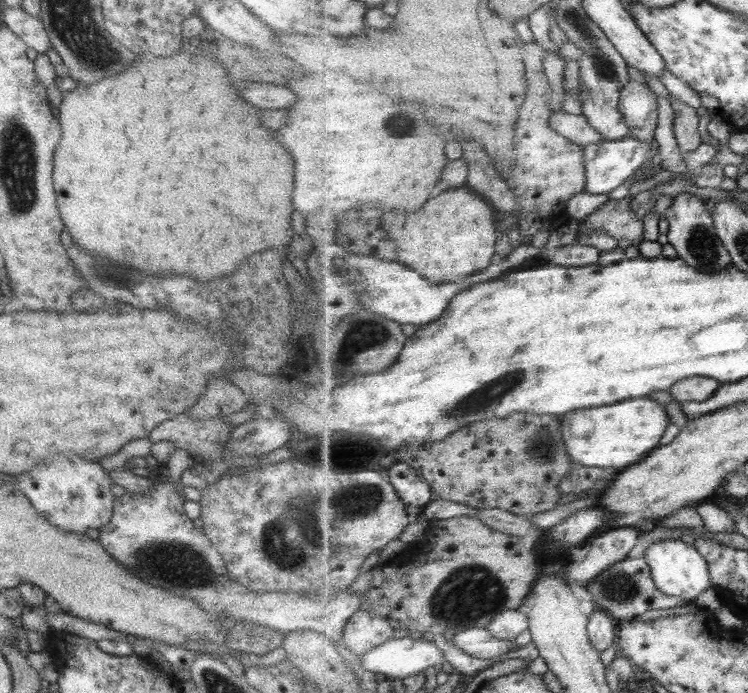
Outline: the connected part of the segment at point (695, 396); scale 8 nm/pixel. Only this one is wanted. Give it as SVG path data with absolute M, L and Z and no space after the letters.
M693 376L678 382L671 393L681 404L684 402L706 402L723 386L716 378Z

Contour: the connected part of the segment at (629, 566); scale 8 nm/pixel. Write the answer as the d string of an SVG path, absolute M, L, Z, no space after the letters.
M633 555L618 562L618 564L614 564L614 566L610 566L592 584L588 584L587 590L592 593L595 606L599 609L606 609L614 617L614 620L618 621L619 625L636 621L639 616L650 612L650 610L662 612L669 608L695 604L686 598L678 598L678 596L662 592L654 580L652 567L645 556Z

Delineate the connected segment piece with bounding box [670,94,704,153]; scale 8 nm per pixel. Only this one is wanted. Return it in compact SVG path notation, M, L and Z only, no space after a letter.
M670 94L670 101L674 103L676 109L676 137L678 137L682 151L696 152L704 142L702 132L700 132L700 116L698 116L698 109L689 106L682 100L675 98Z

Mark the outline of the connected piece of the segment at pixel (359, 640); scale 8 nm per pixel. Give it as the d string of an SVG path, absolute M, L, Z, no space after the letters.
M360 610L348 622L344 644L353 657L364 655L394 638L394 625L372 612Z

